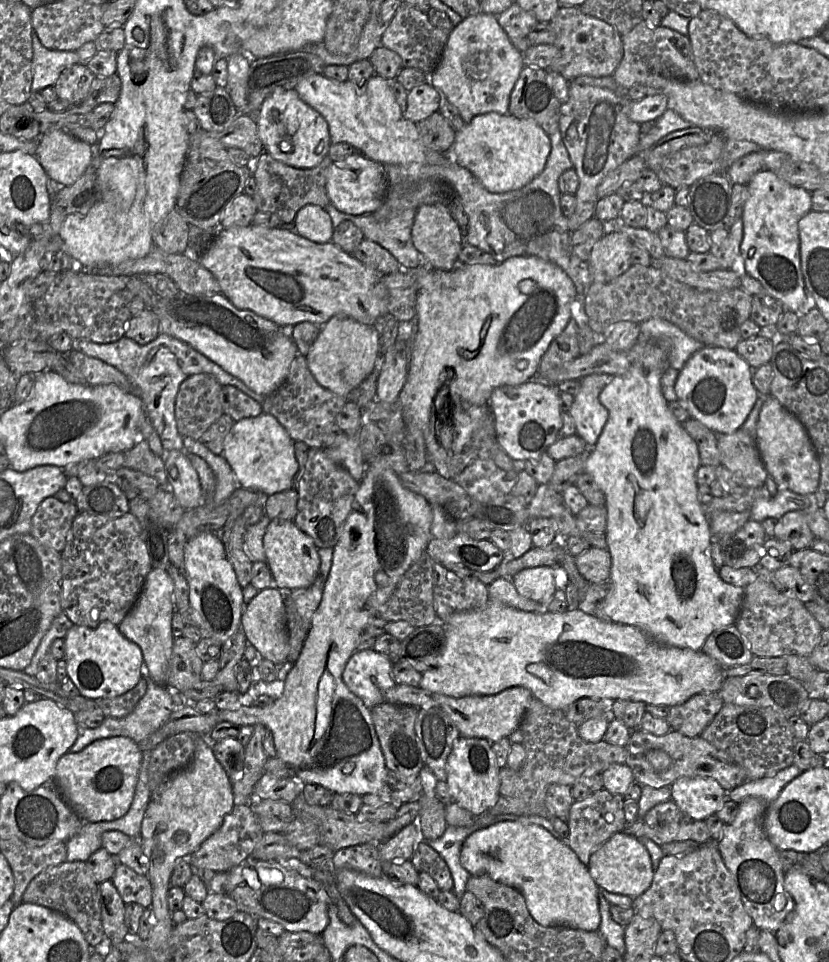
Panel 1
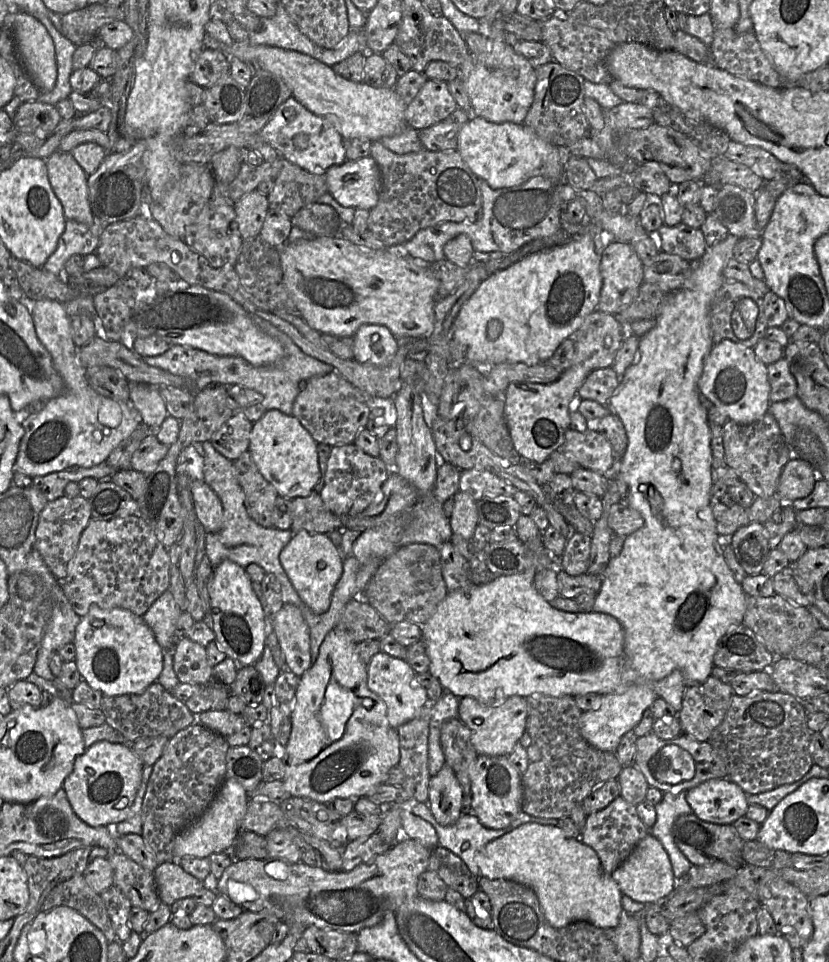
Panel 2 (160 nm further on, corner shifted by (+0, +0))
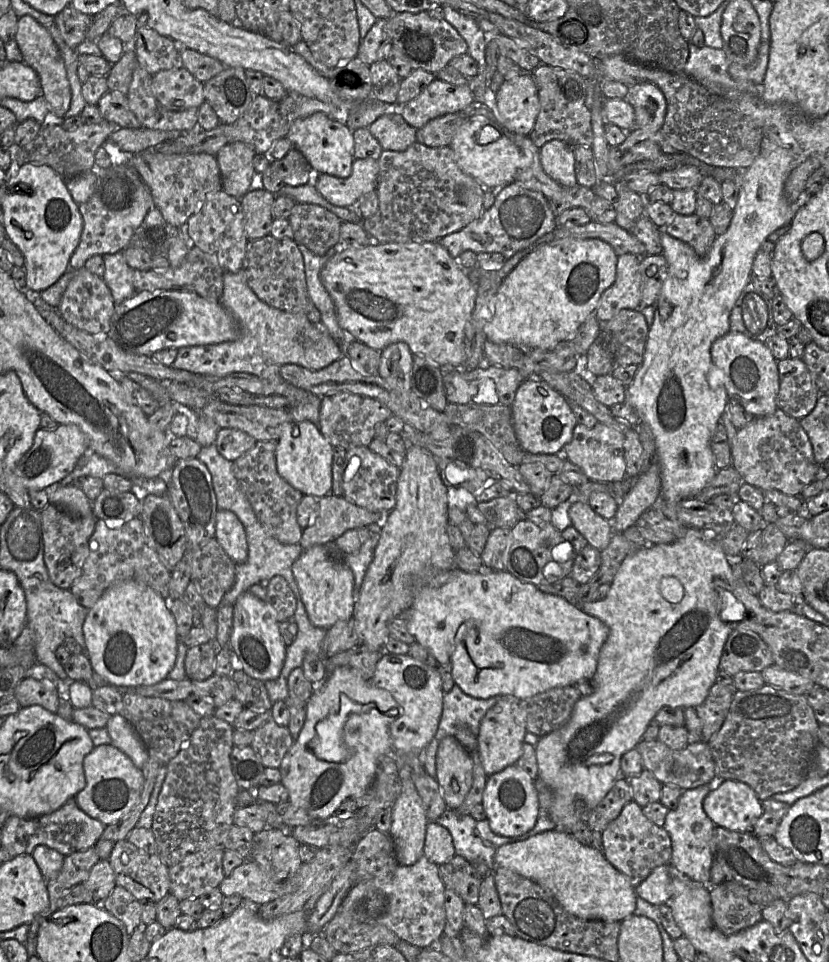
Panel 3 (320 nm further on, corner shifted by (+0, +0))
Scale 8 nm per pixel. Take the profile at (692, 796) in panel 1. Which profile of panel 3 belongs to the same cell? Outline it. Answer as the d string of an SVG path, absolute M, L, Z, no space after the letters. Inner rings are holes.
M719 780L703 801L703 810L716 826L734 832L752 832L756 820L763 815L762 801L747 784L736 780Z

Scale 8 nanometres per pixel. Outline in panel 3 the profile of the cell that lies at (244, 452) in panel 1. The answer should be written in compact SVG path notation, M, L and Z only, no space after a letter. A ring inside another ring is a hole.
M292 421L283 425L283 431L276 440L276 467L278 474L303 495L323 497L332 489L333 446L322 435L319 427L308 421Z

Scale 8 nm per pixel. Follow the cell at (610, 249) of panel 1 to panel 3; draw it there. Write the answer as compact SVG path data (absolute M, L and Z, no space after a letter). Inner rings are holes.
M626 253L619 255L614 283L601 295L595 317L600 323L614 318L621 310L636 310L641 304L640 267L641 257Z

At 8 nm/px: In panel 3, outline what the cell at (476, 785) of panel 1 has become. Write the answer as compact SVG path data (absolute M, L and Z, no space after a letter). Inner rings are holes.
M516 765L488 776L481 805L491 830L505 837L516 837L531 831L541 814L534 781Z

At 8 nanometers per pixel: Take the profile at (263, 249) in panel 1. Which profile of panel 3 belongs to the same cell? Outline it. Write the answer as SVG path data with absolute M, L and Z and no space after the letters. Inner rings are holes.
M438 240L423 243L373 243L365 247L341 247L325 264L321 271L321 281L331 296L335 305L338 323L342 329L352 335L357 341L382 351L386 346L395 342L405 342L413 355L417 354L428 359L438 367L463 367L466 359L464 338L465 326L471 318L477 297L477 284L474 284L467 275L467 269L453 258L447 249Z

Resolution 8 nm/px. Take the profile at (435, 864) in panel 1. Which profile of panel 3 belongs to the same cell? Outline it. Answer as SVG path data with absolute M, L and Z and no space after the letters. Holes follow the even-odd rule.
M455 855L449 862L438 867L446 888L454 890L466 904L478 904L484 877L472 863L462 856Z

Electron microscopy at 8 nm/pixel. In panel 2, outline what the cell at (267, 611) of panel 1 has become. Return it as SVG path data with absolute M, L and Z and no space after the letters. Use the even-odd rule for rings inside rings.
M285 603L272 617L275 632L290 671L301 677L312 666L310 631L295 605Z

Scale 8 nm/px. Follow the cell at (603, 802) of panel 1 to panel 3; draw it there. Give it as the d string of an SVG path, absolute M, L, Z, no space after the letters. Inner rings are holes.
M634 801L626 804L620 815L606 827L602 841L605 858L628 878L633 887L644 881L656 867L671 863L672 843L668 832L647 819Z

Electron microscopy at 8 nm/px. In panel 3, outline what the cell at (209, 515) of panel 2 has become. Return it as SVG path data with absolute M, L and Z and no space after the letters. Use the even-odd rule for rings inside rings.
M217 511L214 537L236 564L246 561L248 557L247 537L243 524L234 512Z

